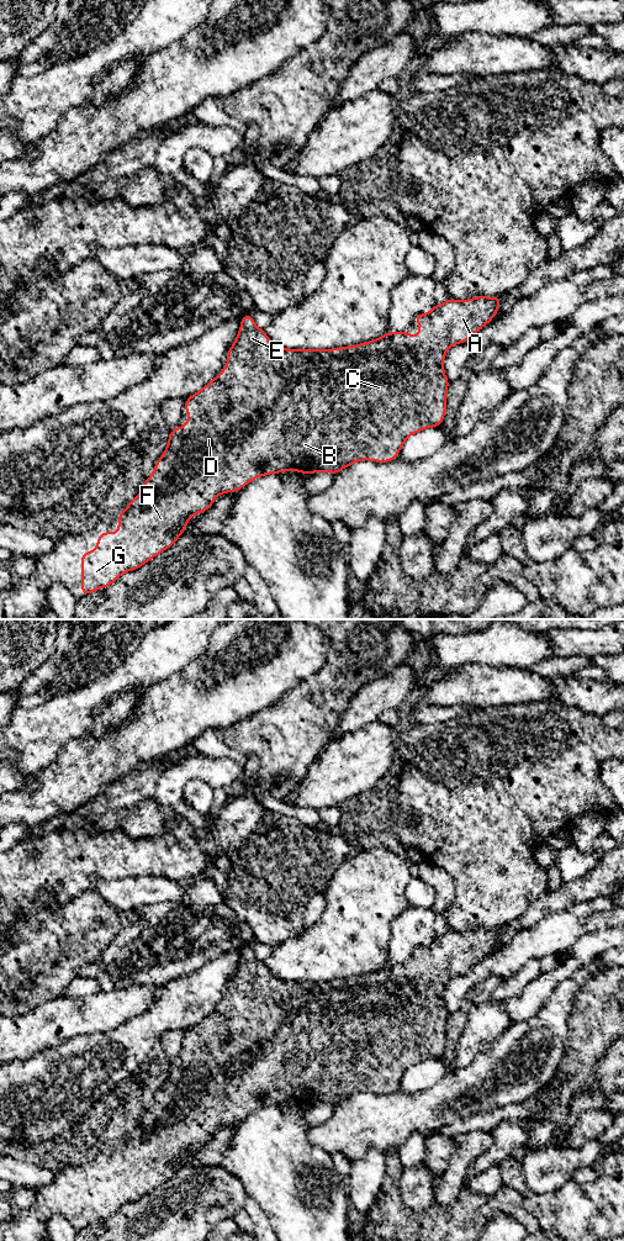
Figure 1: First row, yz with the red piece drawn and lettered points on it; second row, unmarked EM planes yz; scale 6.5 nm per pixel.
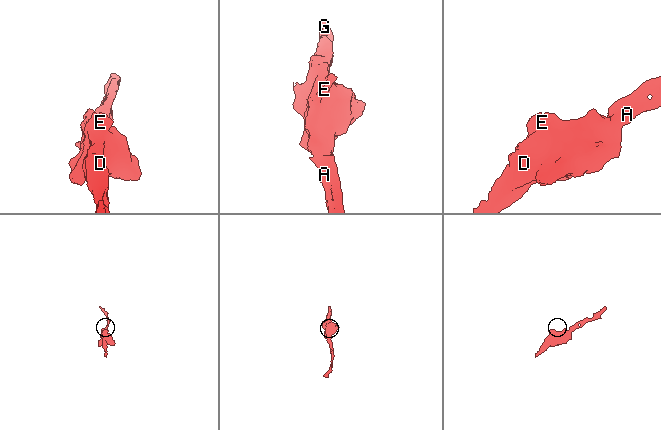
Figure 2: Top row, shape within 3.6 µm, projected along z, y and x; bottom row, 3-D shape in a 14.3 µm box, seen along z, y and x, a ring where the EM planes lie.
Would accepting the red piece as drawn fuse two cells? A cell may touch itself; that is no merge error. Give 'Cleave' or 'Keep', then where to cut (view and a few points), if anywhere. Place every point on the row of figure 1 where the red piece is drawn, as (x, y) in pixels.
Keep. No split

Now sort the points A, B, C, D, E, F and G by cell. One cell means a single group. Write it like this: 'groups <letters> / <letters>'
groups A B C D E F G

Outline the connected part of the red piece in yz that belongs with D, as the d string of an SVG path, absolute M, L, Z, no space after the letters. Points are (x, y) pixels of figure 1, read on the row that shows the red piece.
M477 296L462 301L449 297L443 305L434 305L429 313L421 313L414 317L414 321L419 323L418 337L407 332L386 332L381 338L375 340L329 350L296 350L276 347L270 342L264 329L255 326L253 316L250 313L244 315L236 342L227 353L228 365L200 391L186 398L184 410L192 417L185 421L184 428L176 427L168 434L169 443L166 444L164 454L157 461L153 474L142 485L139 495L131 500L128 506L118 514L118 533L102 532L97 538L97 548L94 551L85 551L81 555L81 596L112 585L126 571L141 567L152 558L170 548L176 543L179 535L184 533L187 522L194 514L207 511L218 495L238 491L257 477L268 474L280 474L285 470L295 470L307 475L318 471L328 471L335 475L344 468L360 460L372 460L376 463L395 460L409 435L425 428L441 426L446 411L448 386L450 384L443 368L444 357L451 345L469 340L477 331L490 323L498 312L499 305L501 296Z

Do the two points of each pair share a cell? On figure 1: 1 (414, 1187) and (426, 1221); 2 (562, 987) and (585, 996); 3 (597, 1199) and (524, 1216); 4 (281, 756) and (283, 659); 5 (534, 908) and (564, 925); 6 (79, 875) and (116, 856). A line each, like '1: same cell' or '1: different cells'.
1: different cells
2: different cells
3: different cells
4: different cells
5: different cells
6: same cell

